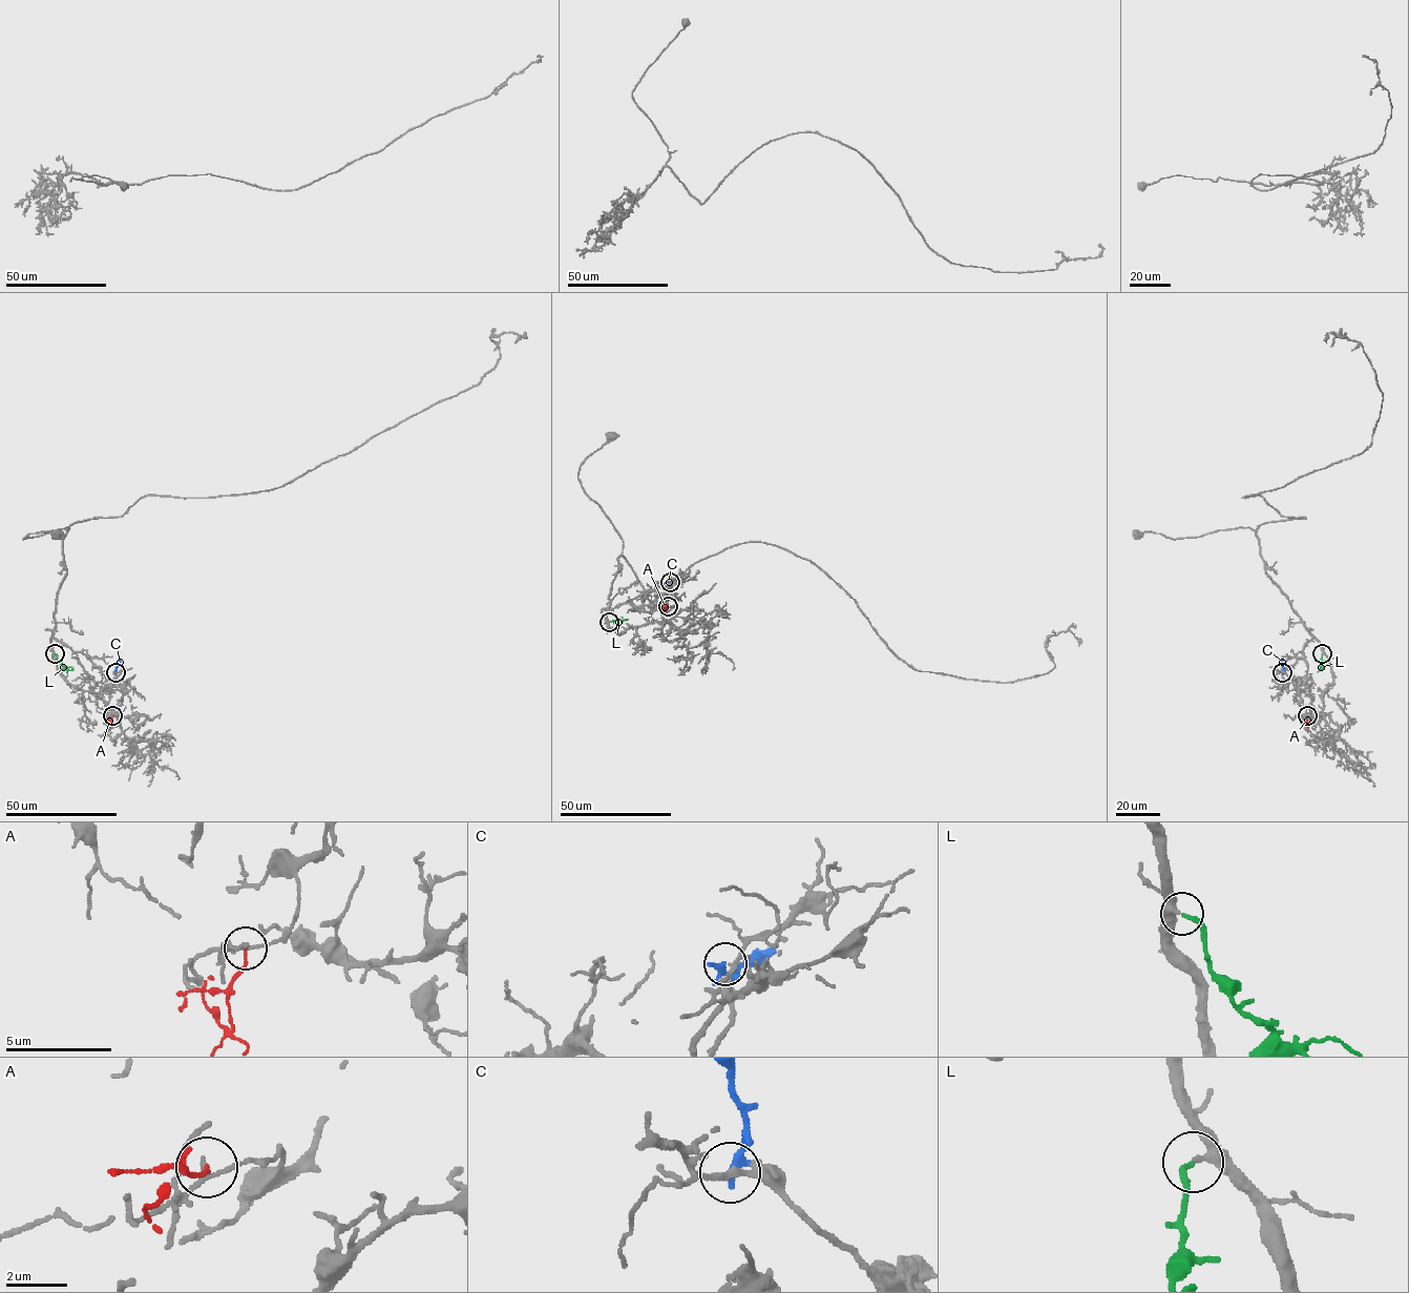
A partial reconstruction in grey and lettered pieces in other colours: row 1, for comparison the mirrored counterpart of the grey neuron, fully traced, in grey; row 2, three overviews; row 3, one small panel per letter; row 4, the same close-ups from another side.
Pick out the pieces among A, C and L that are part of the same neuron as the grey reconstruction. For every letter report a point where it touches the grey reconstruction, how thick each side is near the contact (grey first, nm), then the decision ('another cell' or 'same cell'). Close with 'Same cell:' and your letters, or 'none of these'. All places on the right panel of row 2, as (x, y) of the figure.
A: contact (1307, 715); calibres 140 and 110 nm; another cell
C: contact (1282, 672); calibres 200 and 340 nm; another cell
L: contact (1322, 653); calibres 220 and 170 nm; same cell
Same cell: L

